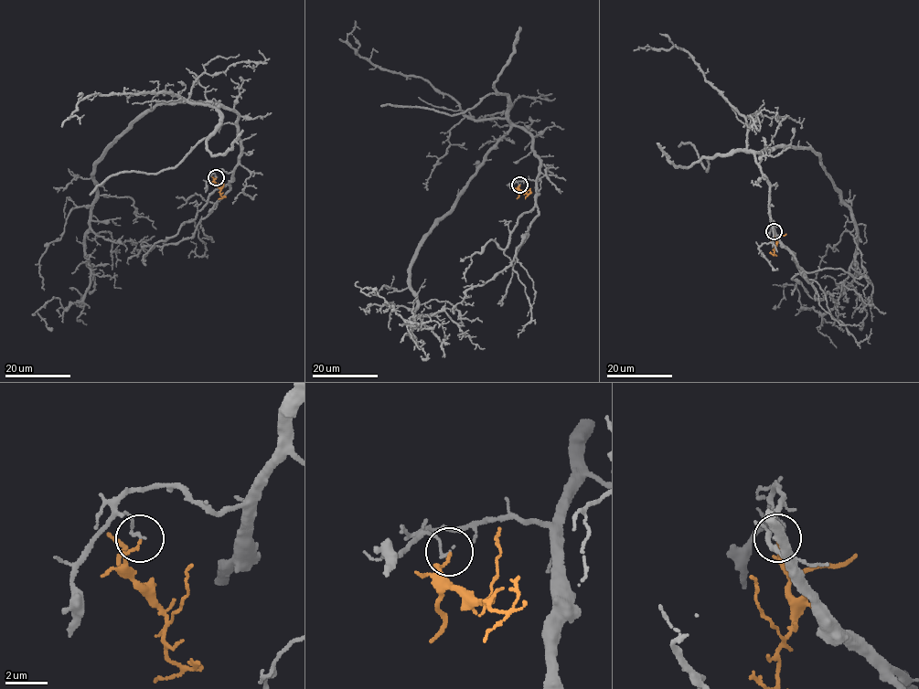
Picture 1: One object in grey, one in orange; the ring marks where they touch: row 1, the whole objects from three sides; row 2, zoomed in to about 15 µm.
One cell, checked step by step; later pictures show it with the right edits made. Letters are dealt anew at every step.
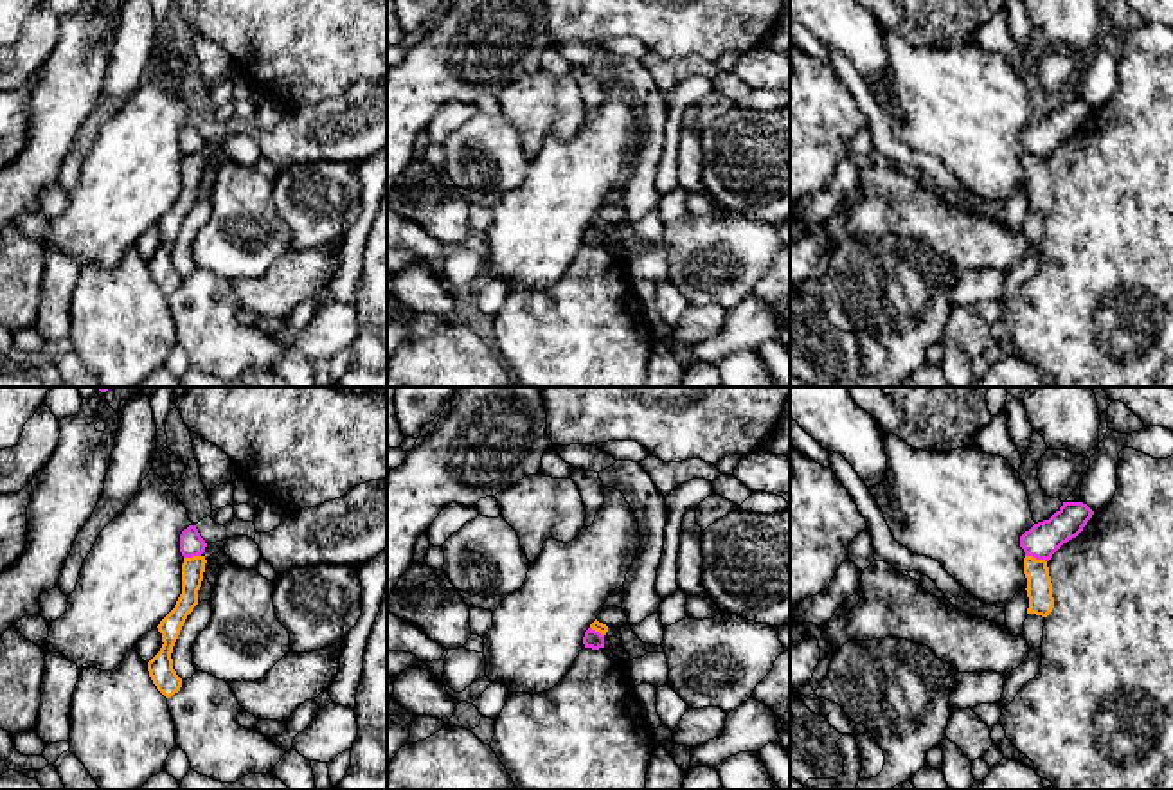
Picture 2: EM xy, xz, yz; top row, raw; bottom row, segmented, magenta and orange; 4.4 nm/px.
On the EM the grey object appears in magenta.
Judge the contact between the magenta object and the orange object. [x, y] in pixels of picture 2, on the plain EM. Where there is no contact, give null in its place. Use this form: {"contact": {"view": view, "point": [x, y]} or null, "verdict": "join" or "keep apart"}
{"contact": {"view": "yz", "point": [1037, 155]}, "verdict": "keep apart"}

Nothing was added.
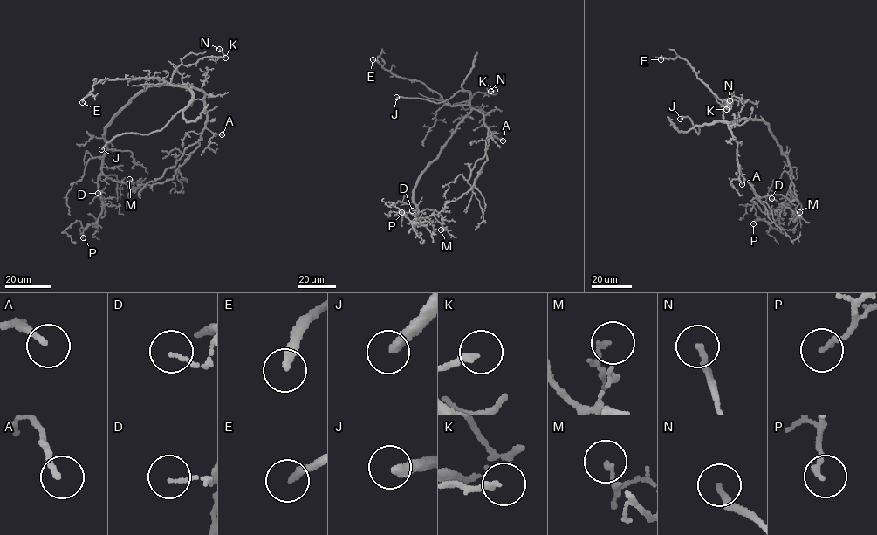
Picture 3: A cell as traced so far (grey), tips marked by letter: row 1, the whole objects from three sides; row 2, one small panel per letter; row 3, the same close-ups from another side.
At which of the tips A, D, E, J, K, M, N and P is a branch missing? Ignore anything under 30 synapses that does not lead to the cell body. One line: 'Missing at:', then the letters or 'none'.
Missing at: E, J

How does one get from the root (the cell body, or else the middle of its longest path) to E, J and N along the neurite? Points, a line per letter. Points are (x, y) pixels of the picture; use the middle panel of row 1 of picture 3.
E: (444, 145), (470, 107), (446, 104), (439, 94), (419, 80), (396, 77), (373, 59)
J: (444, 145), (470, 111), (469, 92), (460, 90), (445, 101), (437, 103), (396, 97)
N: (444, 145), (471, 109), (468, 105), (453, 106), (470, 100), (477, 92), (495, 94), (490, 91)

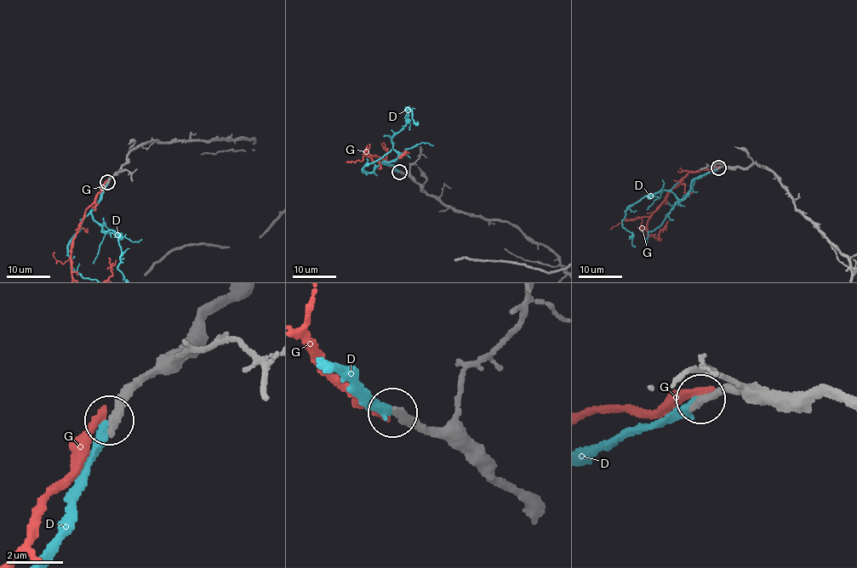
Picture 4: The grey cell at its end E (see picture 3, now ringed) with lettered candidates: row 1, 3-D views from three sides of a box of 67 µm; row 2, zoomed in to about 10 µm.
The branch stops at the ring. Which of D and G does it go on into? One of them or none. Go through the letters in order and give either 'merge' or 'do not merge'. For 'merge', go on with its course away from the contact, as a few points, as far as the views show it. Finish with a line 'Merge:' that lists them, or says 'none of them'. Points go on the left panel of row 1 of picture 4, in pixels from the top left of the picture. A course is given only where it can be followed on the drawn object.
D: merge; course (107, 184), (91, 212), (105, 233), (102, 232), (118, 233), (120, 261), (117, 269)
G: do not merge
Merge: D

